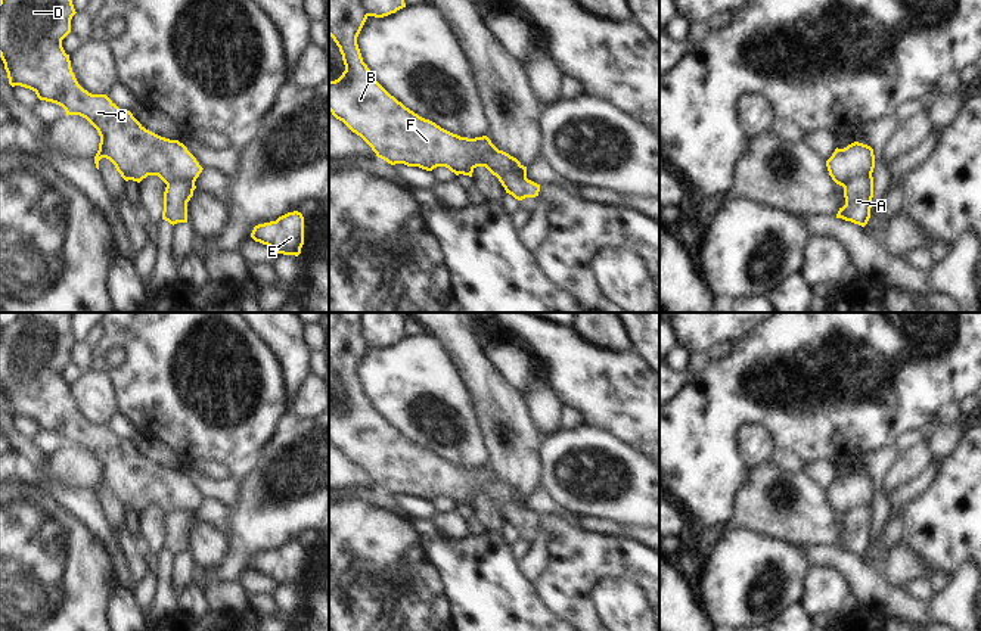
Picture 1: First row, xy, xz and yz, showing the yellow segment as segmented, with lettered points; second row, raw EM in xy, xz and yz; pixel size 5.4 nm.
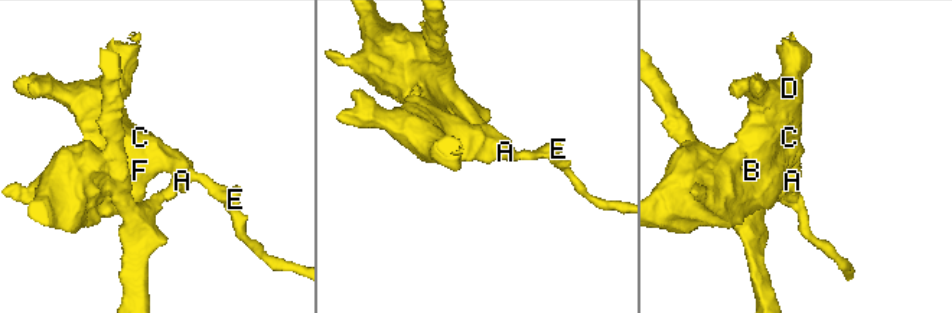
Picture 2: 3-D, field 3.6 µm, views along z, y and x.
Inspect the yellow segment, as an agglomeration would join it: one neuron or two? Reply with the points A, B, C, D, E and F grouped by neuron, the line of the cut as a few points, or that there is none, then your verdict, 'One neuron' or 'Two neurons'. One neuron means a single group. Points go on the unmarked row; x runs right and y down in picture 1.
Groups: A E / B C D F. Split along xz (525, 509), (506, 504), (500, 512). Two neurons.

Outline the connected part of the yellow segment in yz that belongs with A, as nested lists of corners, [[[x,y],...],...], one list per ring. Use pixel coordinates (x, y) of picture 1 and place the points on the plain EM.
[[[857,507],[844,517],[845,535],[839,538],[836,548],[864,557],[870,548],[873,528],[873,507]]]

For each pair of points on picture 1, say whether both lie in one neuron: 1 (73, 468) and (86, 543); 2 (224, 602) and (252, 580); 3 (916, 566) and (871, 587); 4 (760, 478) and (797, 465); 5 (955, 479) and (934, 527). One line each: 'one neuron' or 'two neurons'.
1: two neurons
2: one neuron
3: two neurons
4: two neurons
5: one neuron

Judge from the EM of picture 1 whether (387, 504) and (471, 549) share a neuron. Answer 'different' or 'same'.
same

